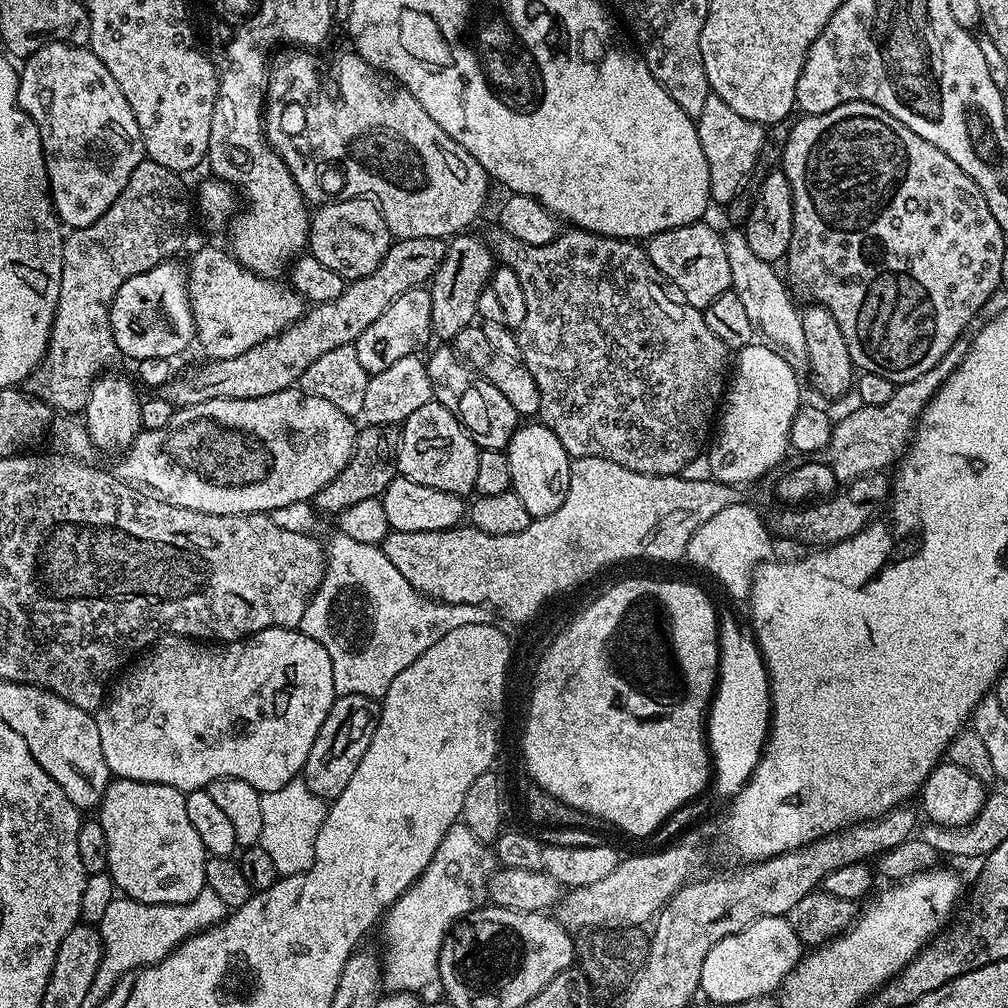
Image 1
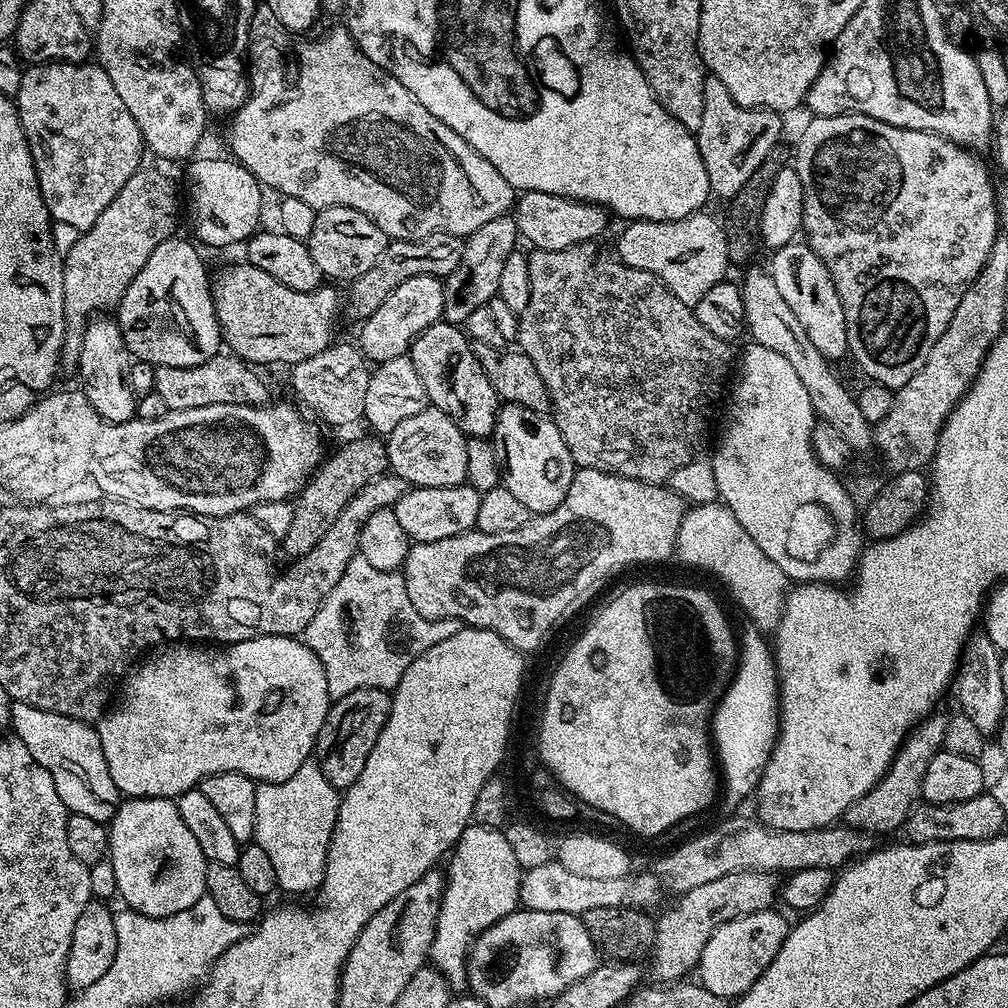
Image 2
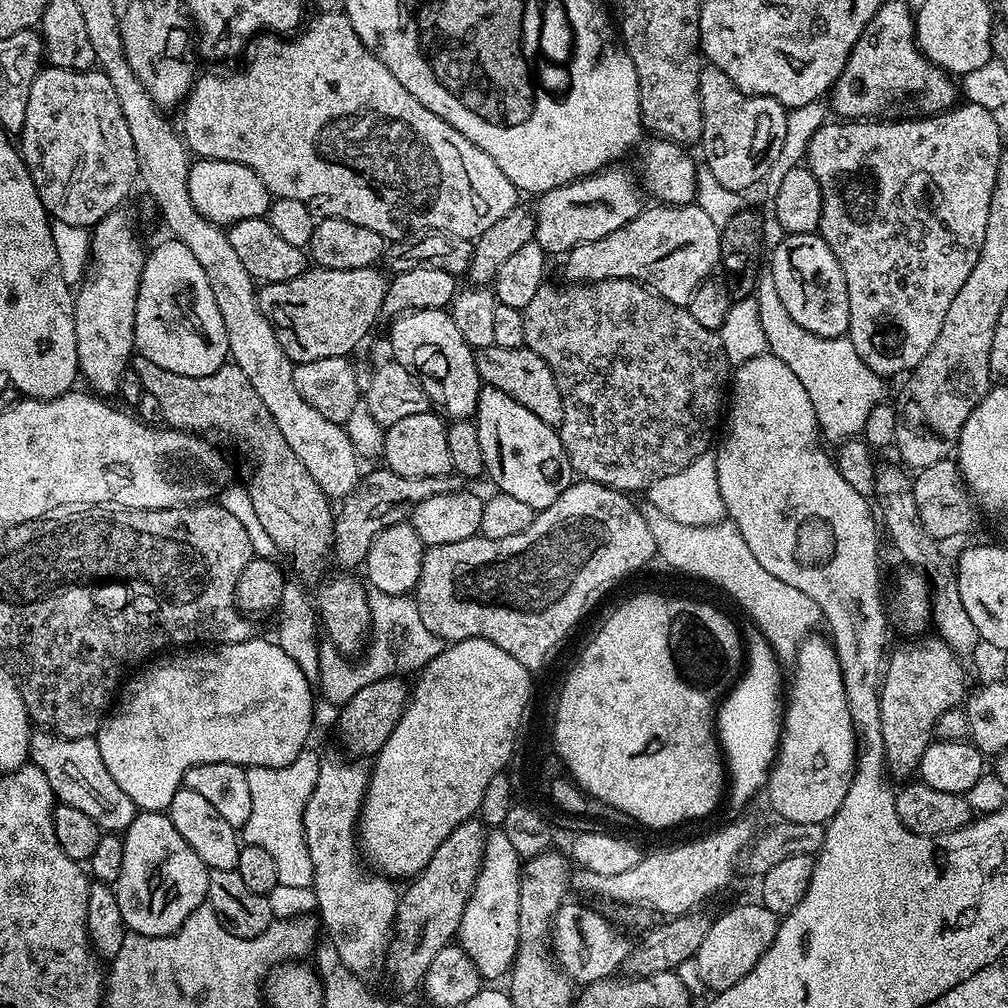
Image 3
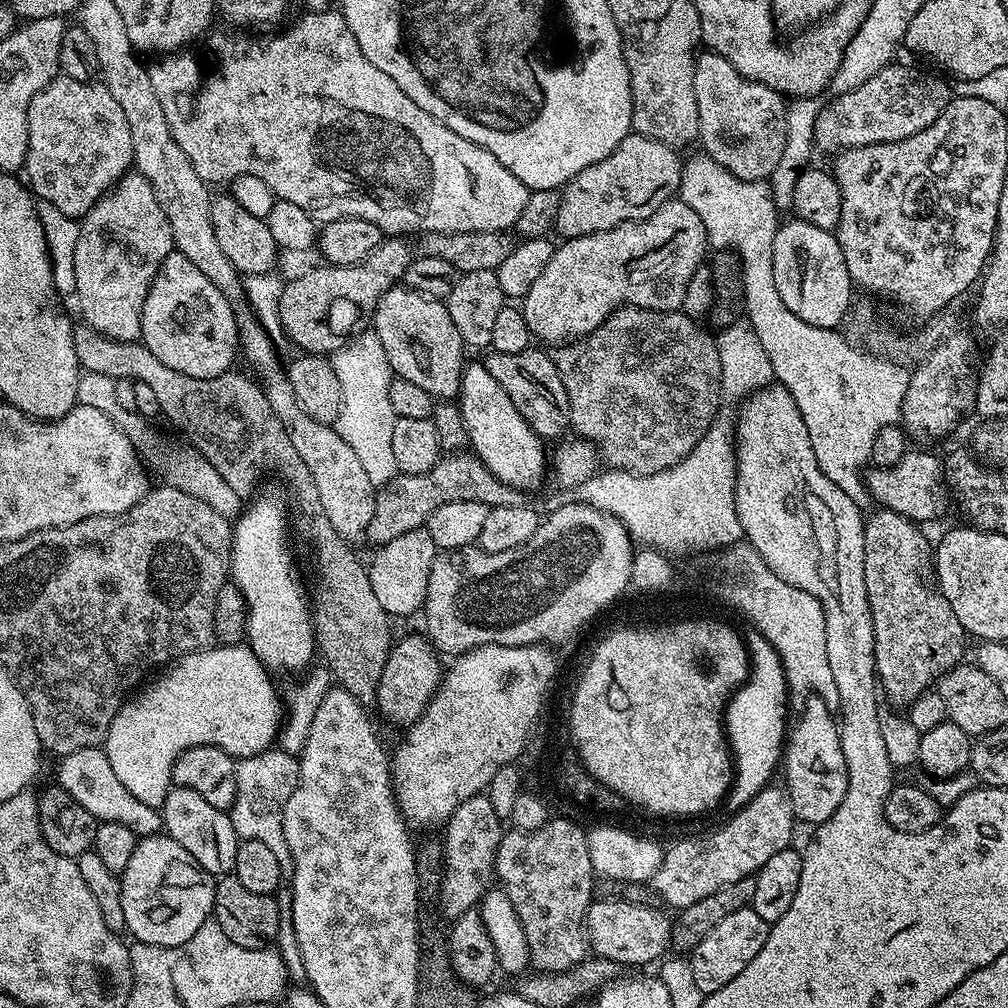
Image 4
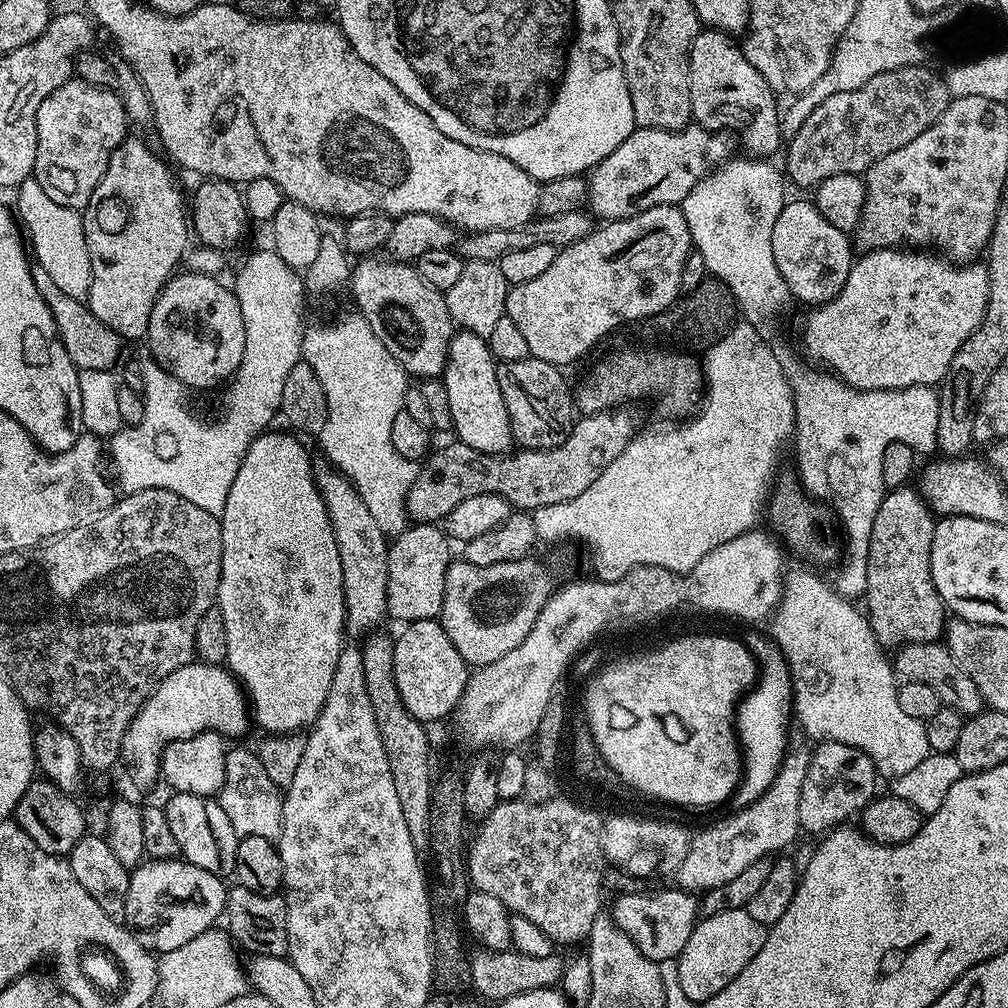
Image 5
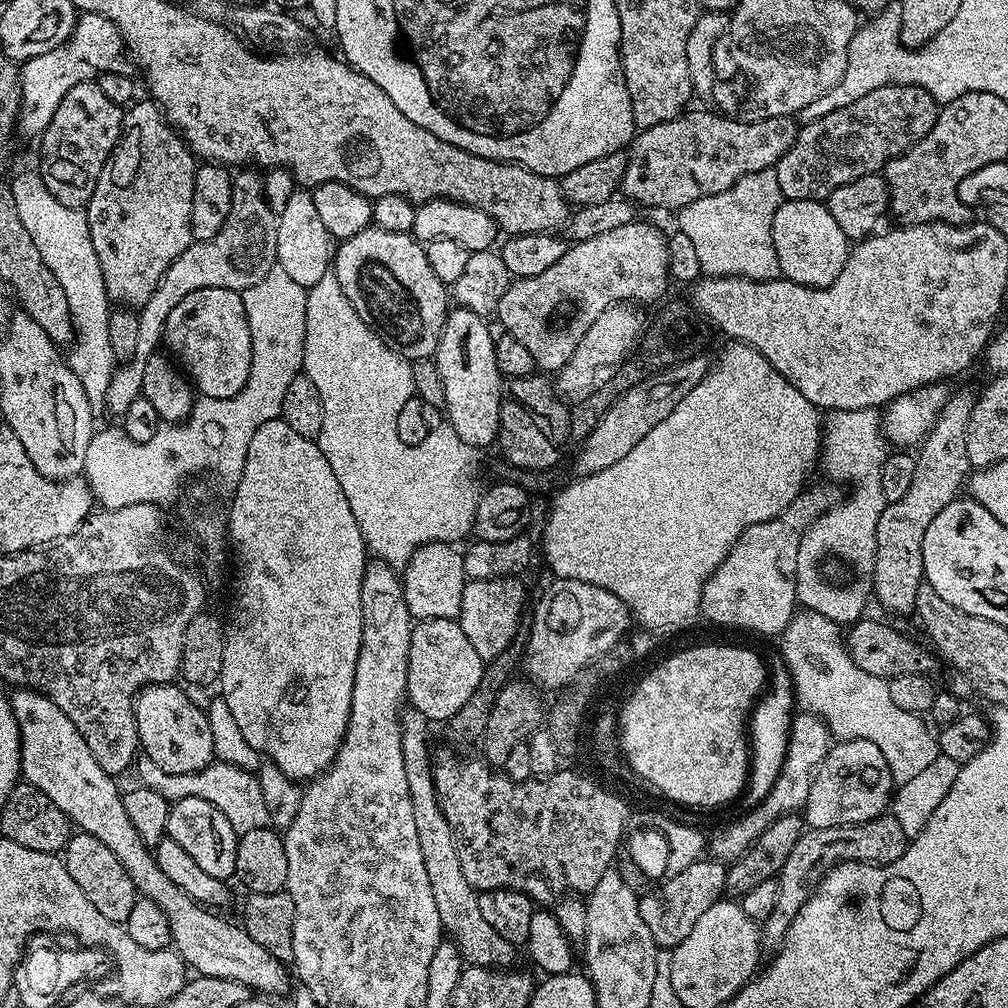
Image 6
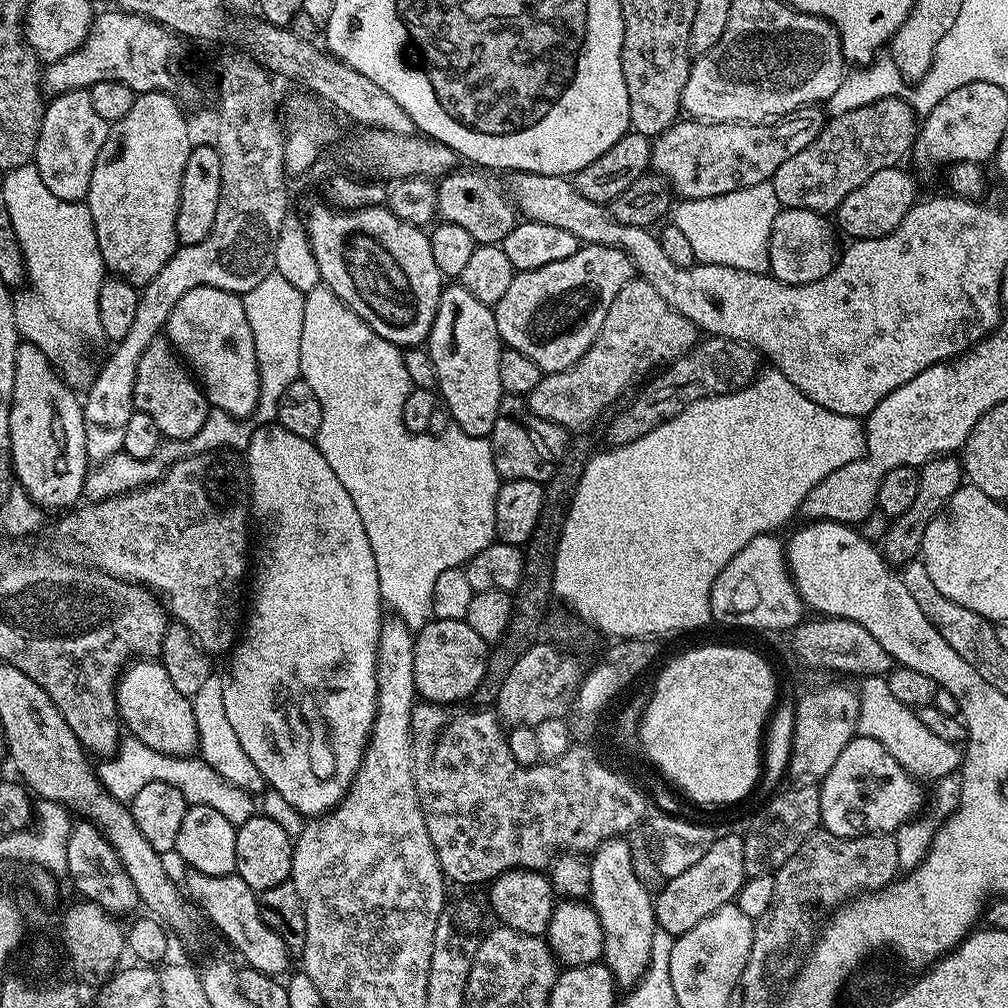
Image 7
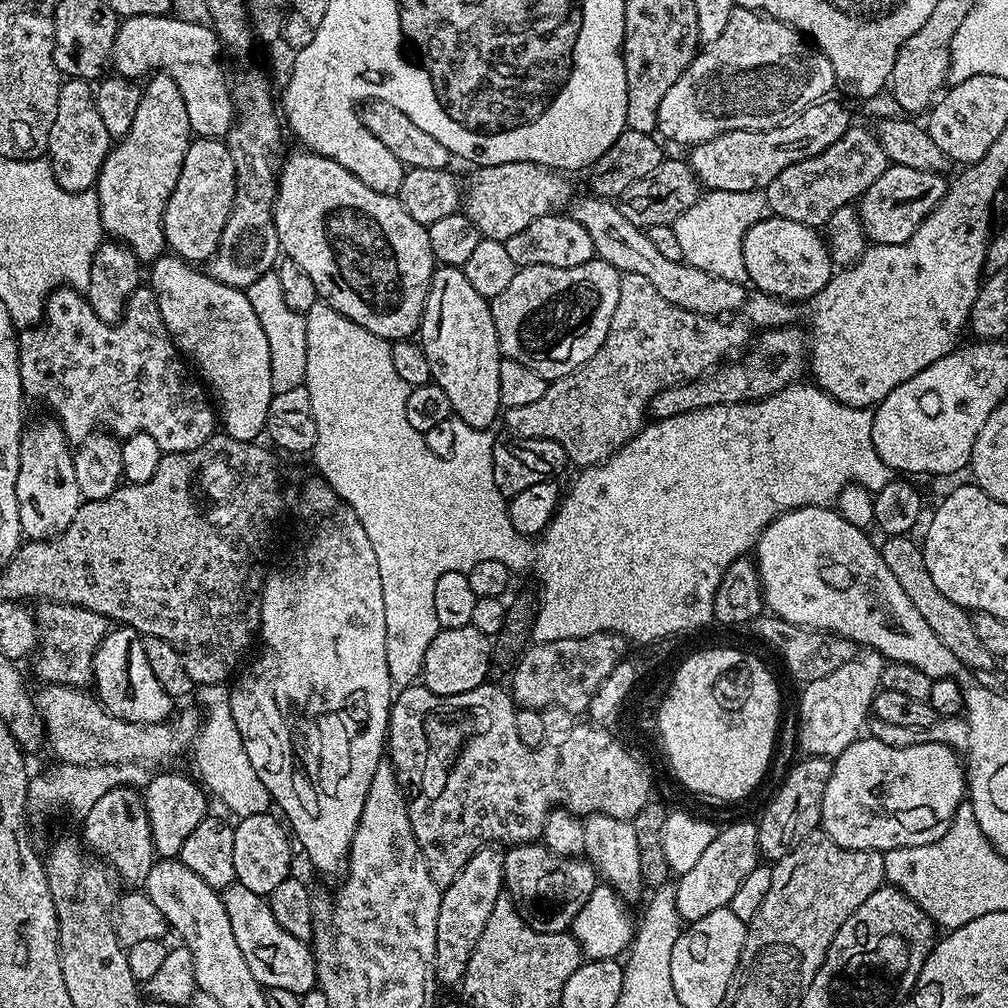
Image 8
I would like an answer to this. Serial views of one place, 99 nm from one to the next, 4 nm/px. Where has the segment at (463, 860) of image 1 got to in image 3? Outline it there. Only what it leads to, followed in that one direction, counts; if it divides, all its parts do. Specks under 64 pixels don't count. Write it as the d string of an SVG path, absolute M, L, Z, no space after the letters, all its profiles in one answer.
M492 830L484 837L484 861L474 890L466 902L458 933L458 943L472 960L481 977L488 982L509 975L518 946L518 890L522 857L514 850L502 830Z

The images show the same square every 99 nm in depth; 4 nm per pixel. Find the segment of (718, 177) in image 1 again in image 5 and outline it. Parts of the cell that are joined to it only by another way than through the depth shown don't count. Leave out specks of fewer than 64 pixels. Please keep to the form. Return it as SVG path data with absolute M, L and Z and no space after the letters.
M705 27L690 46L688 81L693 121L711 132L736 135L749 157L772 158L782 148L782 108L776 105L777 93L750 66L741 45L732 40L729 33Z

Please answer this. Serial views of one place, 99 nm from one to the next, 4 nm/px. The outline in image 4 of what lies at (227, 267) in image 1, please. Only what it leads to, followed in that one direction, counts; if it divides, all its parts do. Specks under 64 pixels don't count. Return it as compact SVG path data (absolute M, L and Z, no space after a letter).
M386 238L363 264L312 268L292 281L289 279L280 299L280 325L284 327L284 336L292 339L301 353L331 354L355 336L369 331L382 294L397 287L412 265L414 248L404 240L407 239Z

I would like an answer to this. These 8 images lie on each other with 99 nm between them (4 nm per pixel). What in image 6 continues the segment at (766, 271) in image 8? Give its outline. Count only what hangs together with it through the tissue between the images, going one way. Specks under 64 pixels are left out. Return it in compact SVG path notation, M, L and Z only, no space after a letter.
M784 200L774 214L772 227L774 250L778 254L780 276L792 280L807 288L828 288L842 266L850 251L850 241L838 222L830 215L827 203L818 200Z

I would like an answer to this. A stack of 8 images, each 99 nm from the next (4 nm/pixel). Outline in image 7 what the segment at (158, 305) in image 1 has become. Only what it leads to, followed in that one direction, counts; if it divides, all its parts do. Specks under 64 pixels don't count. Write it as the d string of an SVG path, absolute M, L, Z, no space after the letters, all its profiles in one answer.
M195 288L190 294L182 294L168 319L166 339L204 389L204 397L213 409L225 411L235 418L248 418L255 413L260 397L258 358L254 354L254 333L250 331L250 322L246 322L244 302L237 293L217 288Z

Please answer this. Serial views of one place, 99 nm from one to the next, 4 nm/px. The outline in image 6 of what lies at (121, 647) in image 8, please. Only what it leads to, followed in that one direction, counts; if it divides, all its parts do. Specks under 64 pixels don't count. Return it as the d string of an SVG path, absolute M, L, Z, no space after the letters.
M179 683L149 684L140 689L136 695L134 714L138 726L138 738L143 755L150 758L166 774L194 774L202 770L206 765L213 763L216 751L214 750L214 734L210 734L210 722L208 713L203 707L200 708L179 688Z

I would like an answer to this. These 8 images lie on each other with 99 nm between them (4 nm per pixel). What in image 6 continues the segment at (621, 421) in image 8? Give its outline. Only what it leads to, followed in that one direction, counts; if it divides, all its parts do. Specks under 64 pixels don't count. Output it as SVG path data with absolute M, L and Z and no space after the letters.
M617 302L602 310L602 314L590 322L590 330L586 330L586 334L582 334L582 342L574 346L574 354L570 354L568 361L555 373L554 387L561 397L575 402L582 396L588 396L597 387L600 368L620 364L627 356L629 359L633 355L646 328L646 320L640 317L639 311L641 309L635 303Z

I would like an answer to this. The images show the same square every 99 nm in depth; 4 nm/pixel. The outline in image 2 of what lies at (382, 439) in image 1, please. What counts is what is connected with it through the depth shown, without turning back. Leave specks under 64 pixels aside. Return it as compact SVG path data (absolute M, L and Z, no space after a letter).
M369 437L352 440L336 451L334 456L329 455L301 489L293 505L290 528L282 538L282 550L289 555L289 559L300 559L307 554L321 541L358 492L387 473L387 445L377 437Z

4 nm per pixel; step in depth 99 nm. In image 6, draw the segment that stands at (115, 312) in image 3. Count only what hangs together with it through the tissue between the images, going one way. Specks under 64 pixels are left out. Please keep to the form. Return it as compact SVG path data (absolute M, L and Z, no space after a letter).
M137 99L124 112L124 121L120 123L118 142L114 146L112 155L108 157L106 166L94 186L94 194L89 198L86 205L88 225L90 226L90 242L94 242L94 254L98 254L98 266L102 266L102 282L109 301L113 305L133 310L140 309L146 302L146 298L150 298L150 294L154 294L154 286L158 286L158 282L162 278L162 274L166 274L170 262L174 262L174 258L178 258L178 254L182 254L182 250L186 250L194 242L192 227L190 226L190 210L194 202L194 174L198 167L197 157L193 156L192 151L188 149L188 145L185 144L179 132L172 127L169 121L164 119L164 114L160 111L160 107L151 99L143 99Z

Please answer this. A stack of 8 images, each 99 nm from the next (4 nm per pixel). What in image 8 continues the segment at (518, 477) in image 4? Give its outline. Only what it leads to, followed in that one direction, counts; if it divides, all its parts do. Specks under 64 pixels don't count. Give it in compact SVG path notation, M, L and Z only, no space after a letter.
M440 266L432 273L426 306L420 319L418 342L430 361L432 383L446 390L455 419L466 426L491 429L502 412L498 398L498 366L502 353L498 334L494 330L492 305L482 294L478 294L478 290L474 290L474 286L470 286L463 267Z

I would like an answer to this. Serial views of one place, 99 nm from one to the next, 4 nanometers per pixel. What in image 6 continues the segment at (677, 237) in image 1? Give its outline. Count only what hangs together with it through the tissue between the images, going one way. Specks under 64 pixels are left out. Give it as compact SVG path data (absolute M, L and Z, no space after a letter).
M637 218L606 234L575 241L550 270L509 283L495 315L500 316L499 327L530 350L537 369L548 374L559 372L574 354L574 346L582 342L582 334L590 330L590 322L611 304L635 302L645 306L667 290L668 236L642 220Z

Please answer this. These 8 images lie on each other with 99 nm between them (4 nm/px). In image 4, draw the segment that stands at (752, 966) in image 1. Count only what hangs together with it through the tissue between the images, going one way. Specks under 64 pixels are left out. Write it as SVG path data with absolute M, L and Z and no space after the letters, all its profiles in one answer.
M750 906L734 910L734 914L722 918L722 922L718 922L718 926L714 926L714 930L710 930L710 934L706 934L706 938L702 938L702 942L698 942L698 946L690 953L694 983L698 985L698 990L709 996L714 994L714 990L722 990L726 982L734 982L734 978L746 970L758 950L766 946L769 927L766 921L758 918L758 914L754 914Z

